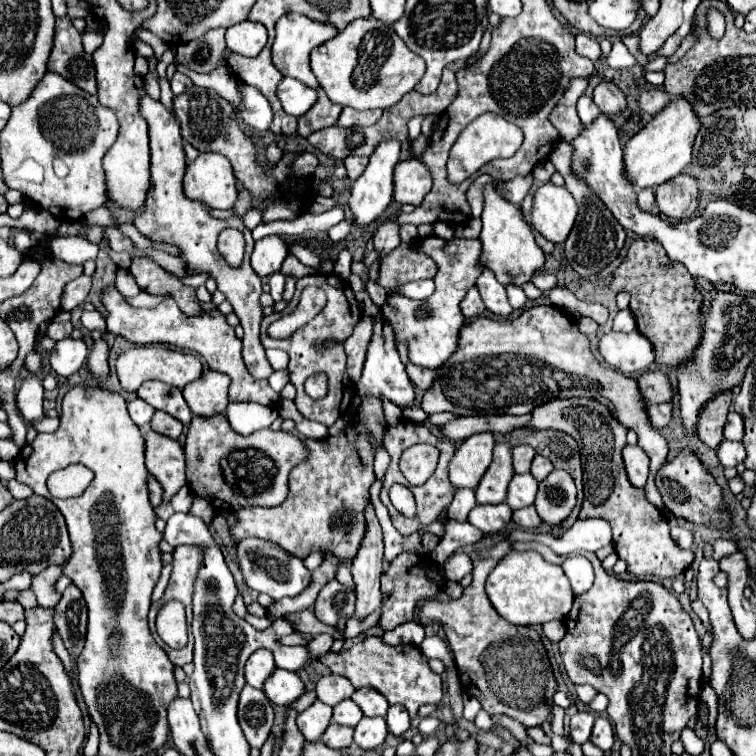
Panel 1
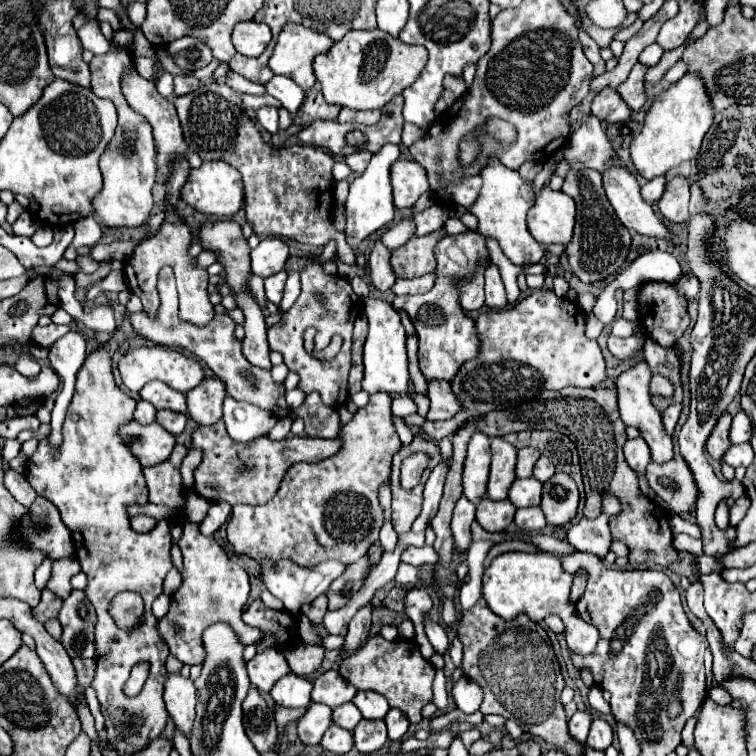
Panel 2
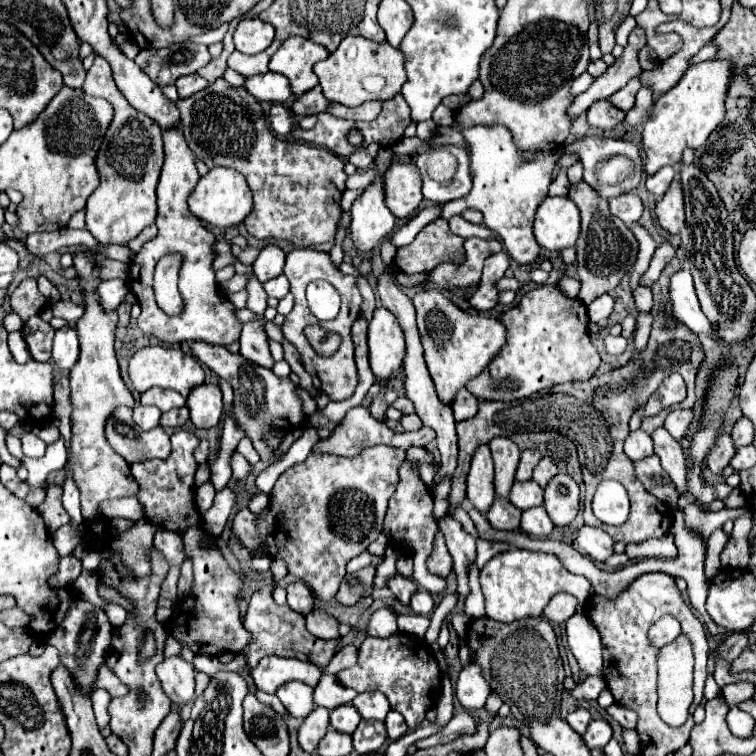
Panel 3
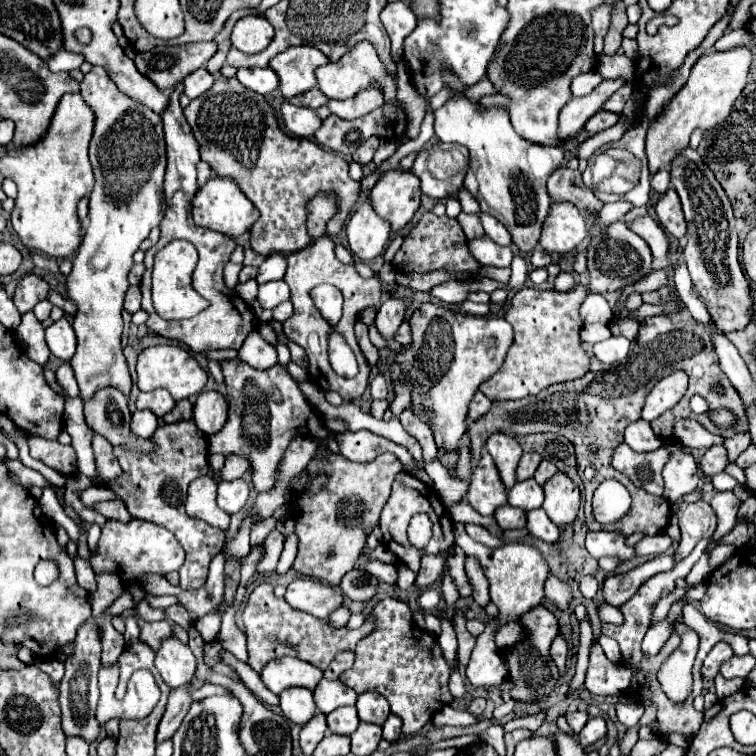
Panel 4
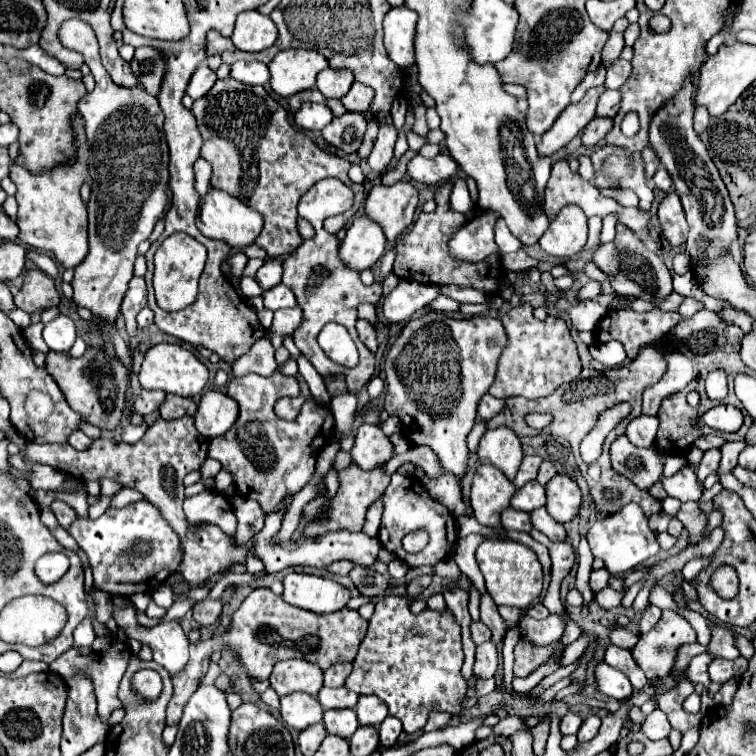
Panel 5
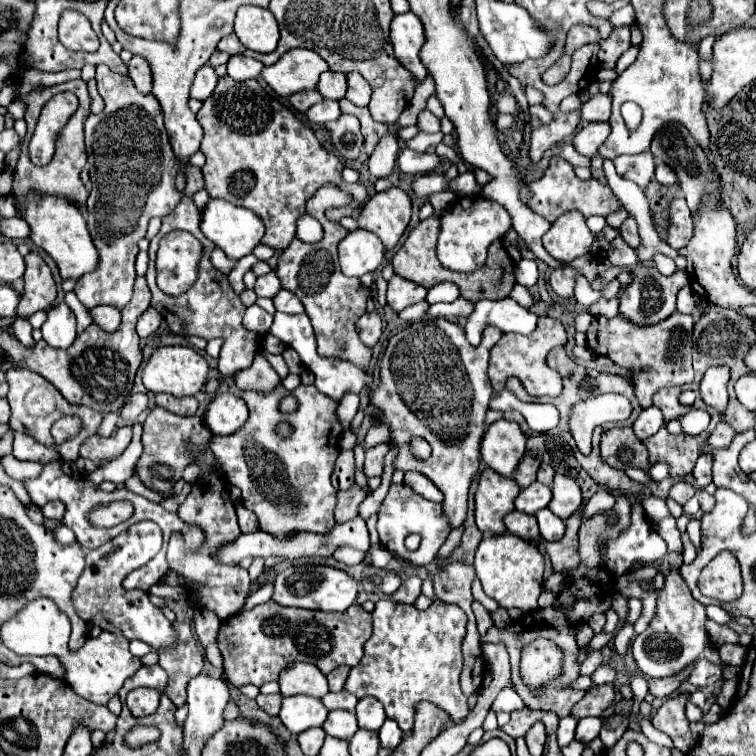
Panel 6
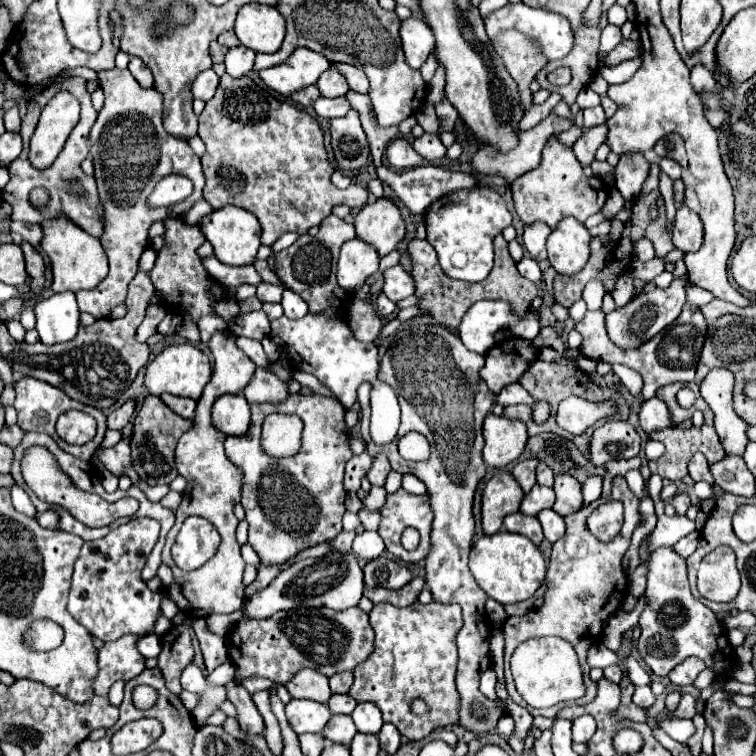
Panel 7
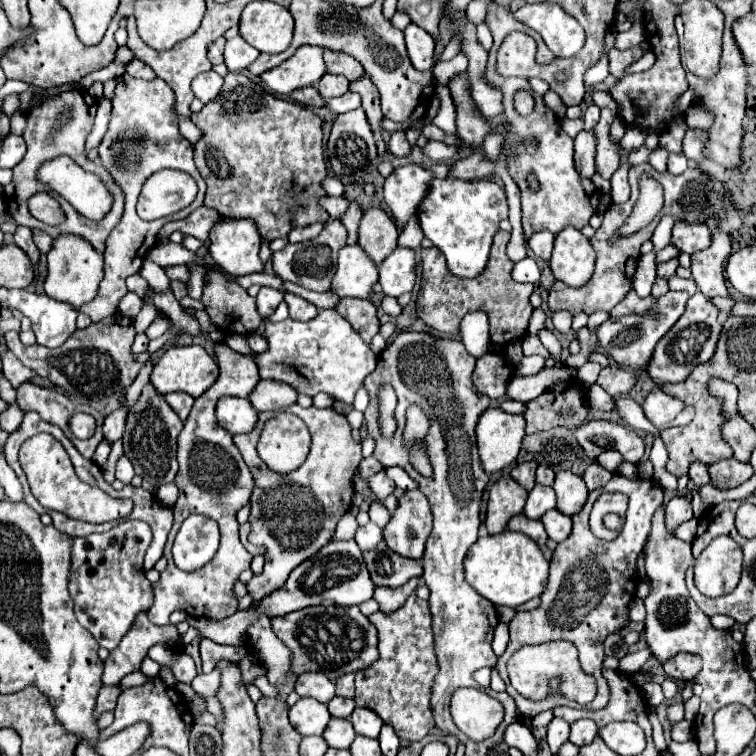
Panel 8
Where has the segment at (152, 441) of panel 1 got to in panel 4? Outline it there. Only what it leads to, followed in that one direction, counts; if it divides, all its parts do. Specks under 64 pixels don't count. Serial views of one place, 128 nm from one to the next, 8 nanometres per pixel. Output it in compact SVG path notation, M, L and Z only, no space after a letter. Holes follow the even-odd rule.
M114 386L100 388L90 400L84 402L84 418L88 426L96 434L102 434L112 446L140 448L142 452L152 448L150 440L136 440L130 434L128 402L126 396Z

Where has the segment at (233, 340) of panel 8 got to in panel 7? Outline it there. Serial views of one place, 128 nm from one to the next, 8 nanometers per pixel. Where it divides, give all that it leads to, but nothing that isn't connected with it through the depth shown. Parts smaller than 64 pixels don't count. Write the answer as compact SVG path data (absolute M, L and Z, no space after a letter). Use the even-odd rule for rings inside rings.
M238 336L236 338L236 346L256 364L256 366L262 366L266 368L270 362L262 350L262 344L258 340L250 340L250 338L244 338L244 336Z

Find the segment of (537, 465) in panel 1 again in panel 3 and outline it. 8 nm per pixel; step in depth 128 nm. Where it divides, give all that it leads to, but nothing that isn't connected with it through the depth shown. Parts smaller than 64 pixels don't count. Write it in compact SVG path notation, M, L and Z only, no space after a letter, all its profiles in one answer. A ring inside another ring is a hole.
M542 458L540 464L534 468L534 476L532 476L532 478L534 478L542 488L546 488L546 484L548 484L556 474L558 474L556 464L554 464L550 458Z

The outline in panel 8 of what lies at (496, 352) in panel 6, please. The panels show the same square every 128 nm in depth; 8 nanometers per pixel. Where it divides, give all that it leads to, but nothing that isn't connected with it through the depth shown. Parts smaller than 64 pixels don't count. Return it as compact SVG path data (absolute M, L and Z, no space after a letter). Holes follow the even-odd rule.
M484 354L476 362L476 370L472 374L472 382L478 392L488 398L502 398L506 394L506 382L512 376L512 364L508 358L500 354Z

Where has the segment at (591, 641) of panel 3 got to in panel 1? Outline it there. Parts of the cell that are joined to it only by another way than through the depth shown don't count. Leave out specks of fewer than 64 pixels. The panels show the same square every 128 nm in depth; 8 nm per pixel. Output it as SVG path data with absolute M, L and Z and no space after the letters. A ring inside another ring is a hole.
M516 552L506 554L486 580L486 594L496 612L510 624L536 626L548 620L564 618L574 602L570 582L564 570L556 564L546 562L538 552Z

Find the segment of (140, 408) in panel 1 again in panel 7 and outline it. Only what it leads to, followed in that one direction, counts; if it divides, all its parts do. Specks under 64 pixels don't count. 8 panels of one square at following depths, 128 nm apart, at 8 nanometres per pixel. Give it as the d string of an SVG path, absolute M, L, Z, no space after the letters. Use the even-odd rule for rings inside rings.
M120 440L114 448L110 450L102 450L100 452L100 460L104 462L104 466L114 474L114 476L122 476L122 472L132 464L130 460L130 440Z

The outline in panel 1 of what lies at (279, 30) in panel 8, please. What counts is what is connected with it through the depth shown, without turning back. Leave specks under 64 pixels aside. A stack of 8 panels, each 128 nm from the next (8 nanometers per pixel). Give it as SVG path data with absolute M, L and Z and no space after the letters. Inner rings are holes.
M240 22L226 30L226 44L232 52L242 56L256 56L266 46L268 34L260 22Z

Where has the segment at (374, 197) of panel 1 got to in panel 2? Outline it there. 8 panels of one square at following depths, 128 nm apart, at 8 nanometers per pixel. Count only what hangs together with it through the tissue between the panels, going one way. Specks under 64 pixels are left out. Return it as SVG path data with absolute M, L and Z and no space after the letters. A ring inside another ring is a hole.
M386 144L378 154L372 156L368 168L350 184L350 194L344 204L346 208L346 240L350 246L356 246L370 234L388 226L394 220L394 204L392 204L392 188L390 188L390 166L398 160L400 148L396 144Z

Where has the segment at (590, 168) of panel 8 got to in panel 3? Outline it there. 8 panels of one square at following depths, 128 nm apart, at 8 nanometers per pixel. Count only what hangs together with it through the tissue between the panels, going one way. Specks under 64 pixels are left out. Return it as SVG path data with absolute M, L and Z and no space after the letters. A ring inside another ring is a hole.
M600 100L588 110L588 124L594 128L610 130L610 128L618 126L624 120L624 116L626 114L618 108L614 108L612 104L608 104L608 100Z

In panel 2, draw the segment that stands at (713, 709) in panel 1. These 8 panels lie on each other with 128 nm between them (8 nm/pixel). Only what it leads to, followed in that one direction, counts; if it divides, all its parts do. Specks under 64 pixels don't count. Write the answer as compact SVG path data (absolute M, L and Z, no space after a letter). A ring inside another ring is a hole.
M714 686L714 688L710 690L710 698L712 698L716 704L722 704L722 706L726 706L726 704L732 702L732 696L730 696L728 690L722 688L722 686Z

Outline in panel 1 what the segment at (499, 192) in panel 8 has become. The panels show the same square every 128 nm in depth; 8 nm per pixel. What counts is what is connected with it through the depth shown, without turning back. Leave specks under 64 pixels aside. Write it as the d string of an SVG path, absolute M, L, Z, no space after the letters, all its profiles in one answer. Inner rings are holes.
M484 270L476 282L480 296L486 304L486 308L496 314L496 316L510 316L512 314L512 306L508 304L508 296L504 286L496 280L496 276L492 274L492 270Z

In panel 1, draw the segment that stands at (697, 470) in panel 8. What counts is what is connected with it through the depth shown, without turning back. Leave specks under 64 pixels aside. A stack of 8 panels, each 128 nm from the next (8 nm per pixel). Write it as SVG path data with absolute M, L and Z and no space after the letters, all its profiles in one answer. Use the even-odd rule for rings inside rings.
M724 392L724 396L716 396L708 408L704 408L704 416L700 416L700 432L698 438L712 450L718 448L718 444L724 440L722 430L726 424L726 416L730 412L730 396L732 392Z

